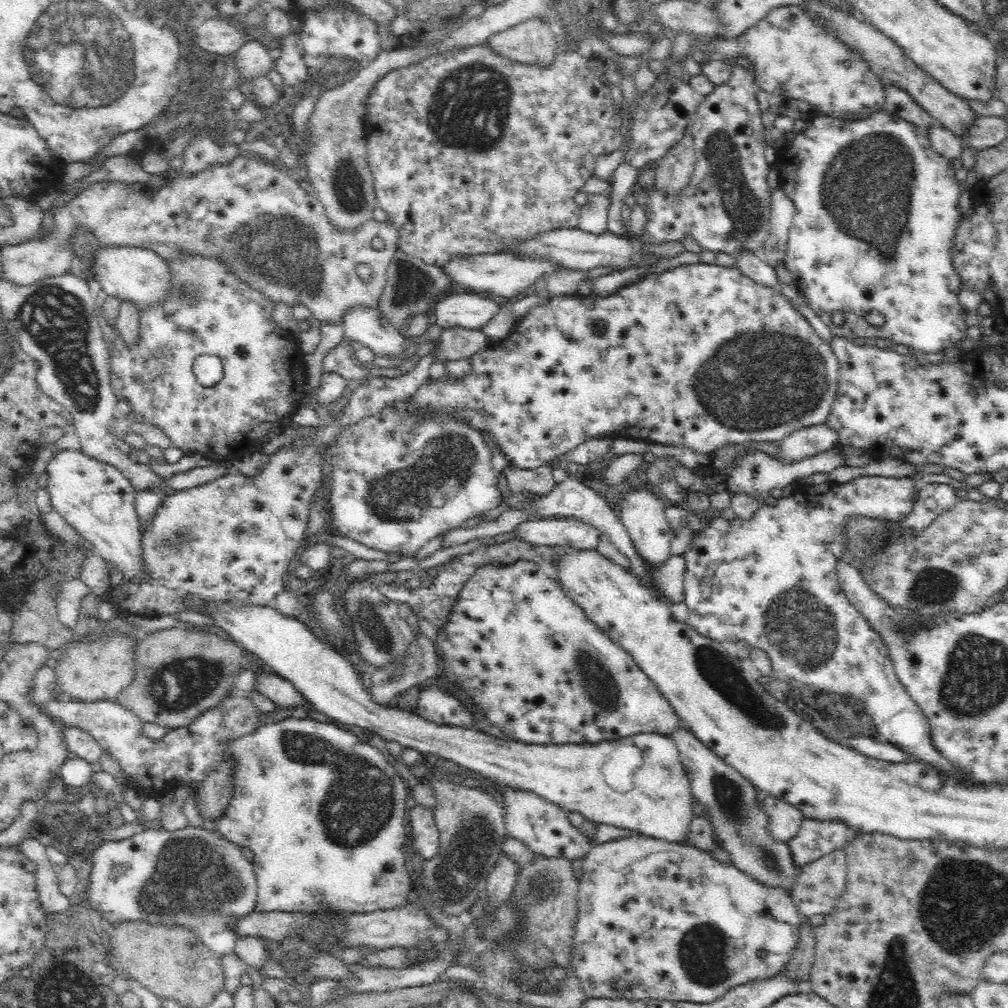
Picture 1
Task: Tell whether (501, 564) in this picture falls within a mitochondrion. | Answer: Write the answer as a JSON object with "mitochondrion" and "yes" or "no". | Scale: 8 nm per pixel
{"mitochondrion":"no"}

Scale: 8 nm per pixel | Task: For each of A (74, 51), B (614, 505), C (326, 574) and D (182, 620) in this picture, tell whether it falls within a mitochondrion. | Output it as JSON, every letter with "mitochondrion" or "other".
{"A":"mitochondrion","B":"other","C":"other","D":"other"}

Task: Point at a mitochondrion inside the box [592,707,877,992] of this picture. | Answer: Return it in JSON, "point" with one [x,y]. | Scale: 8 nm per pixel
{"point":[702,949]}

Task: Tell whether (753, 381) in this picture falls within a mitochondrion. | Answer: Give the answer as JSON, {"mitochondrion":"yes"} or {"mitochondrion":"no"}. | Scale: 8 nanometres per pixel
{"mitochondrion":"yes"}

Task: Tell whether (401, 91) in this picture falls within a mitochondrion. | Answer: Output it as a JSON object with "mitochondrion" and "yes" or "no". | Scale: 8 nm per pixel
{"mitochondrion":"no"}

